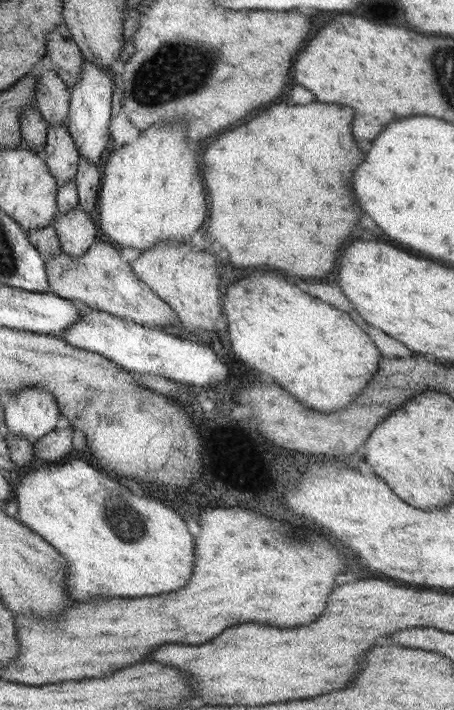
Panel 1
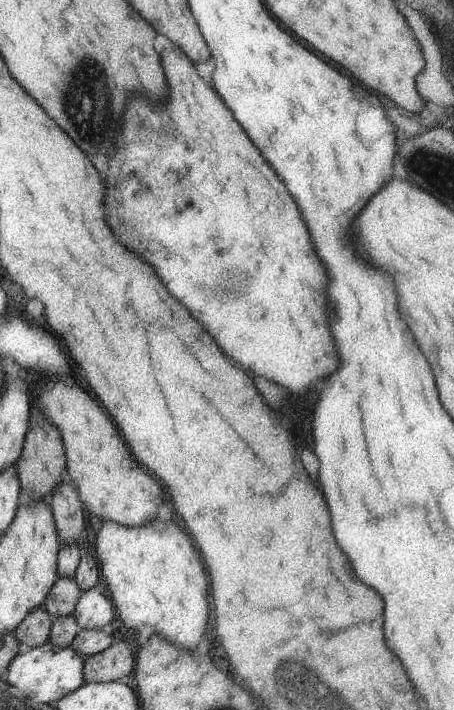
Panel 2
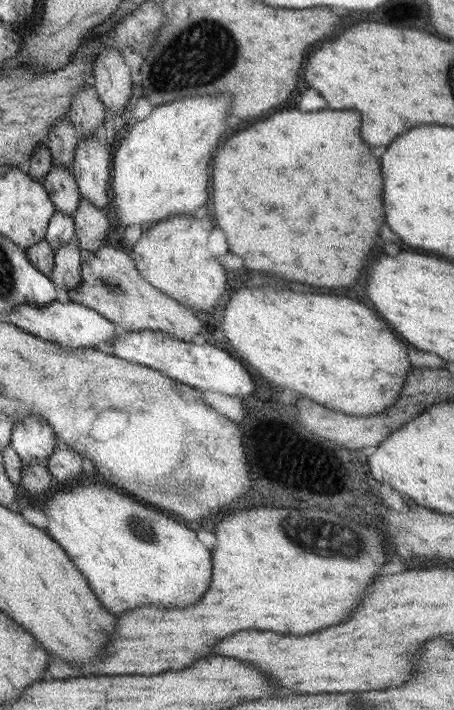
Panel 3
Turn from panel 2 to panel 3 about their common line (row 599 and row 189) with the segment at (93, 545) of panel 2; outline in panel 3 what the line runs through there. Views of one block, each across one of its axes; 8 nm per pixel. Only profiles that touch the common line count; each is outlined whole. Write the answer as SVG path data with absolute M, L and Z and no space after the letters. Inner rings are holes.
M192 96L170 104L154 107L154 112L140 122L136 122L128 137L124 138L112 158L112 203L114 216L122 226L150 227L160 220L178 214L190 214L208 202L208 182L210 182L210 162L212 152L220 146L220 136L226 130L228 96Z

